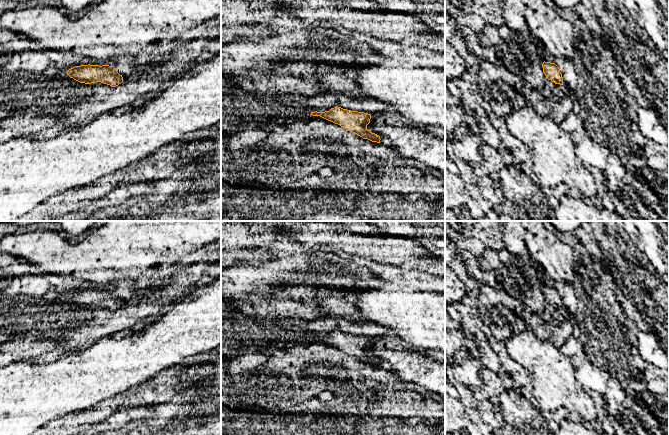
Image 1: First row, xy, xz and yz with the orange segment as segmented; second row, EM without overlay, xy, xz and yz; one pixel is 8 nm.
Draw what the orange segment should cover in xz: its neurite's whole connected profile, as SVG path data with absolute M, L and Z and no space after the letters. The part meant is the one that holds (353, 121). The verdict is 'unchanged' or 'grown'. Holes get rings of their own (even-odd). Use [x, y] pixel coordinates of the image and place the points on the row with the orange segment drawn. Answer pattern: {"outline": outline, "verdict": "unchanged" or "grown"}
{"outline": "M336 106L325 112L311 112L311 115L320 116L328 121L338 124L363 139L380 143L380 136L367 129L367 125L370 123L371 119L371 115L368 113L351 111Z", "verdict": "unchanged"}

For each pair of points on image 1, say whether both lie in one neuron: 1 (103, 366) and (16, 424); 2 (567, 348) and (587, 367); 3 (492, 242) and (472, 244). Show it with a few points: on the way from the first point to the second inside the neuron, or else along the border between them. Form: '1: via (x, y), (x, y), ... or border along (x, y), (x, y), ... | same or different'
1: via (81, 380), (58, 398), (38, 403) | same
2: via (572, 350), (582, 362) | same
3: border along (472, 234), (485, 248) | different

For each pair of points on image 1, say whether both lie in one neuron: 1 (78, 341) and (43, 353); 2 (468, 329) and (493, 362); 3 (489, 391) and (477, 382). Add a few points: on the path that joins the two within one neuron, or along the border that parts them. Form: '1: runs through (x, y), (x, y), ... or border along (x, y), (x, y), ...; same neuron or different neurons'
1: border along (44, 338), (64, 341), (71, 349); different neurons
2: runs through (473, 337), (484, 348), (486, 354); same neuron
3: border along (483, 367), (480, 372), (482, 386), (476, 391); different neurons

